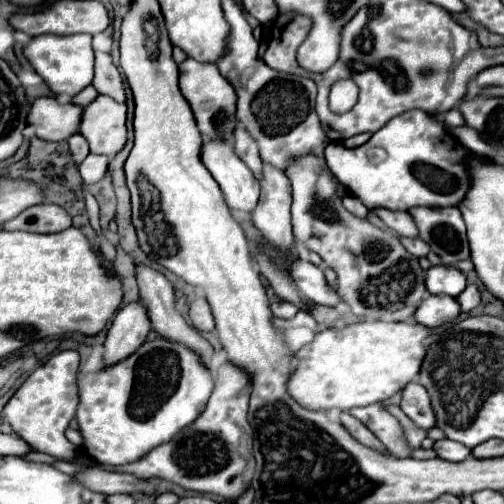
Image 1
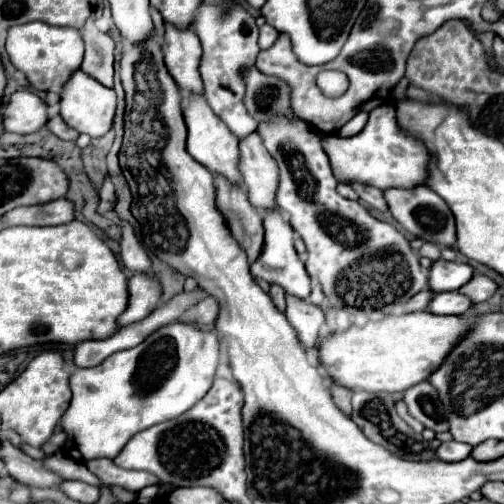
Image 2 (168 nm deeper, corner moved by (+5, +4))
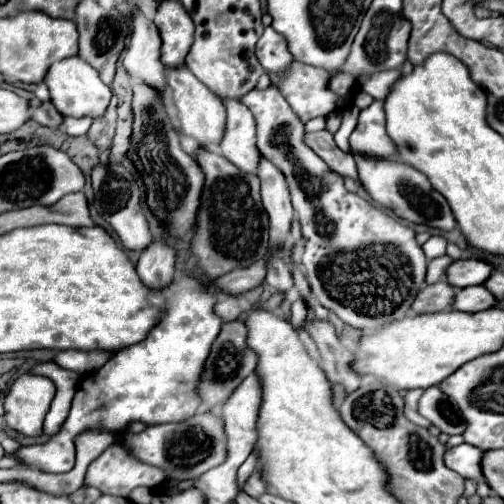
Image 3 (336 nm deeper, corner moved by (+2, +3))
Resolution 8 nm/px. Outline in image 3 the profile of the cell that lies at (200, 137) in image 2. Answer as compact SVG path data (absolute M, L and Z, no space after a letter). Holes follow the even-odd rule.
M170 67L168 69L168 85L172 89L172 99L178 109L182 133L194 137L204 147L218 145L224 125L226 125L226 109L224 109L222 101L218 99L218 95L214 95L202 81L198 81L188 67Z

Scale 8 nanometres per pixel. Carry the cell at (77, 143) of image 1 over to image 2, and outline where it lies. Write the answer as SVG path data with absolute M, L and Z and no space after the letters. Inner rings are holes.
M59 114L51 116L51 122L47 124L47 128L49 128L57 138L67 140L67 142L75 142L75 140L79 138L79 132L77 132L77 130L71 130L71 128L63 122L63 118L61 118Z

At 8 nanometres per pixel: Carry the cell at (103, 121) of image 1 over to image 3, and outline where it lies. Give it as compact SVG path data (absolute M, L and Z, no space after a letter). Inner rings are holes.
M78 55L74 57L66 57L62 61L56 61L50 65L44 83L48 85L50 91L50 99L54 103L54 107L62 113L62 115L72 115L72 117L82 117L82 115L90 115L90 117L98 117L102 115L102 111L108 107L110 103L110 87L102 83L98 71L94 71L94 67L90 67L84 59L80 59Z

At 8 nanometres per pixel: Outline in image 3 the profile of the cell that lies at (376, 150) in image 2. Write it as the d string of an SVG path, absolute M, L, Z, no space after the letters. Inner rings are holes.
M374 101L370 107L360 111L358 125L350 135L352 151L366 151L368 155L394 155L396 147L386 135L384 103Z

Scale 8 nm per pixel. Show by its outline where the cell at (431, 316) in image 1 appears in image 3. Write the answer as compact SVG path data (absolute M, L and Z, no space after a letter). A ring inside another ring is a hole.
M474 285L474 287L464 287L458 291L454 299L454 309L458 311L484 311L496 305L496 297L484 287L484 285Z

